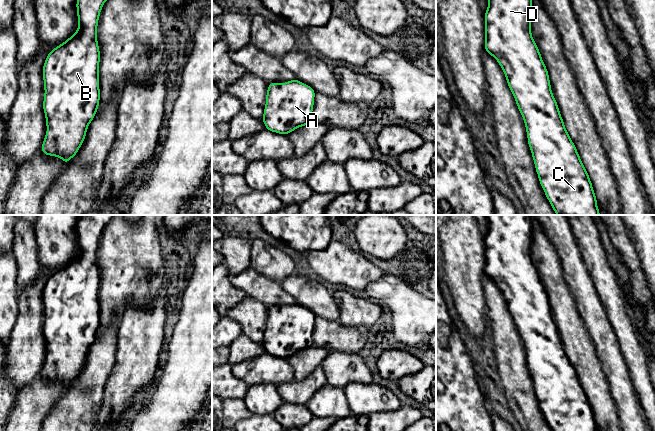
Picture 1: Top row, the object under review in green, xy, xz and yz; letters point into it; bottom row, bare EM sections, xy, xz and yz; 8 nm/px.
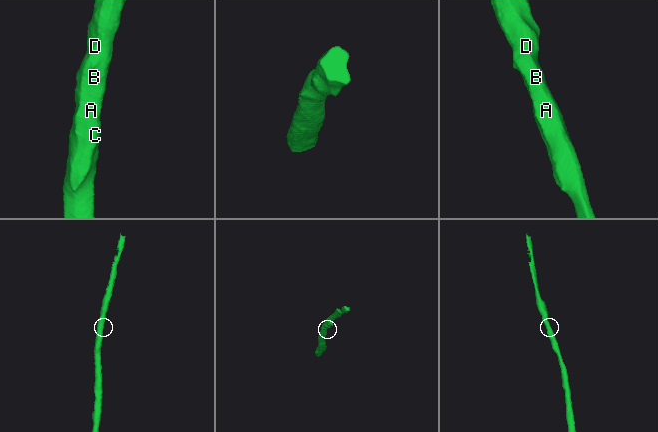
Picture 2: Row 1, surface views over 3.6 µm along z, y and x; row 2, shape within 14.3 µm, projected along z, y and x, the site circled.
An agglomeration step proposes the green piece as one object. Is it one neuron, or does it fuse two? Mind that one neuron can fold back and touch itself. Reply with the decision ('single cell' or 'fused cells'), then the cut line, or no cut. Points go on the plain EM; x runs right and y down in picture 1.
single cell; cut none

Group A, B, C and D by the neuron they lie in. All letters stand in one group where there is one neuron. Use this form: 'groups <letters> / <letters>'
groups A B C D

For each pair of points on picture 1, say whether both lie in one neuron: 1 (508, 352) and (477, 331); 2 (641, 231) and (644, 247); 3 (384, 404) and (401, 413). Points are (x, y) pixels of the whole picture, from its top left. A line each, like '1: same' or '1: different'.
1: different
2: same
3: different

